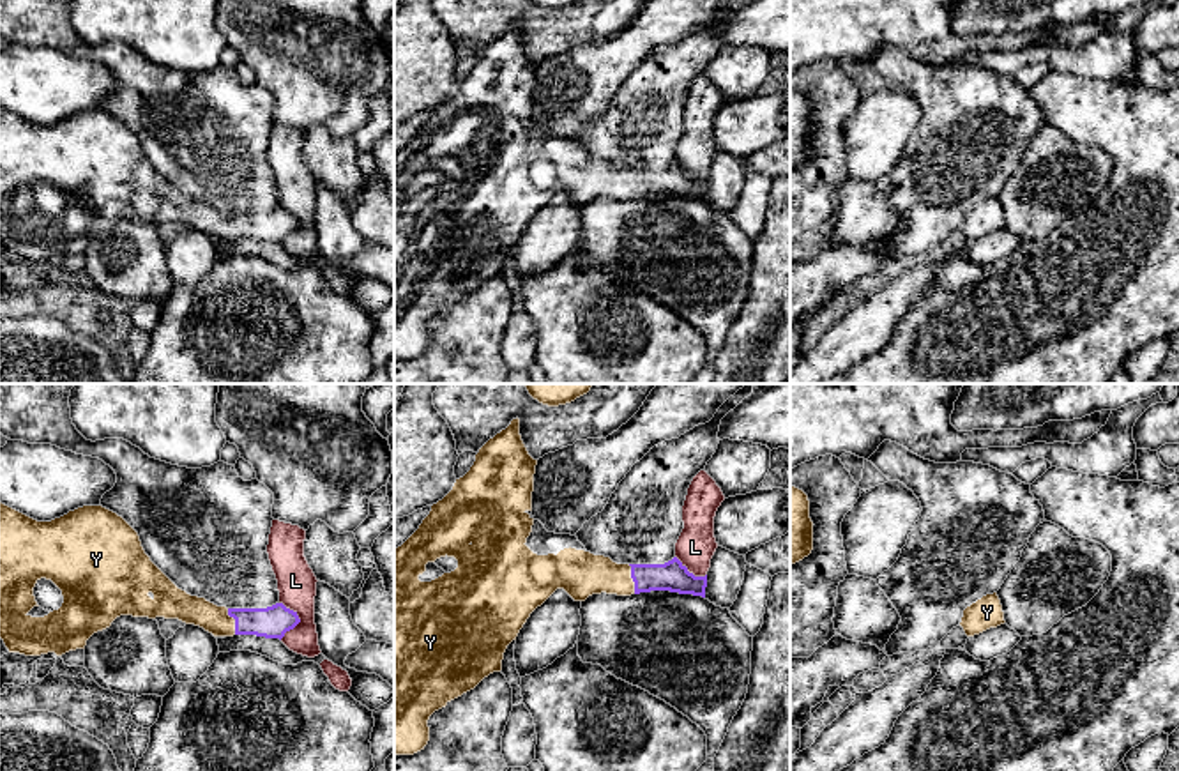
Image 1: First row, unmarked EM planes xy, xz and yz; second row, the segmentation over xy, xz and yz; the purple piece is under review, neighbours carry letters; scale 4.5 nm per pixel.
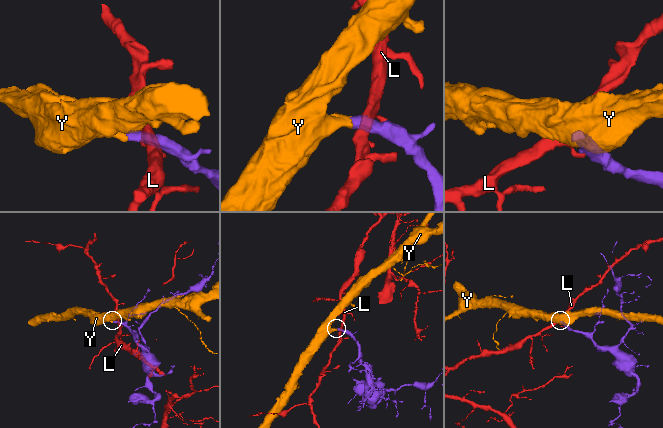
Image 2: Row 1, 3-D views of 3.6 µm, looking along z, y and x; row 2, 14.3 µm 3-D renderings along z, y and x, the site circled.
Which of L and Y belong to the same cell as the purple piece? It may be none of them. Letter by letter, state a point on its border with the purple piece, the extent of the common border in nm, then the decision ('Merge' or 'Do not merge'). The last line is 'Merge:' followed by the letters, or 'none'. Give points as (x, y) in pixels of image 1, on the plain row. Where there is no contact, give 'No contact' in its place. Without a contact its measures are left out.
L: Touches purple at xy (299, 225). Shared border 180 nm. Do not merge
Y: Touches purple at xz (631, 181). Shared border 140 nm. Merge
Merge: Y

